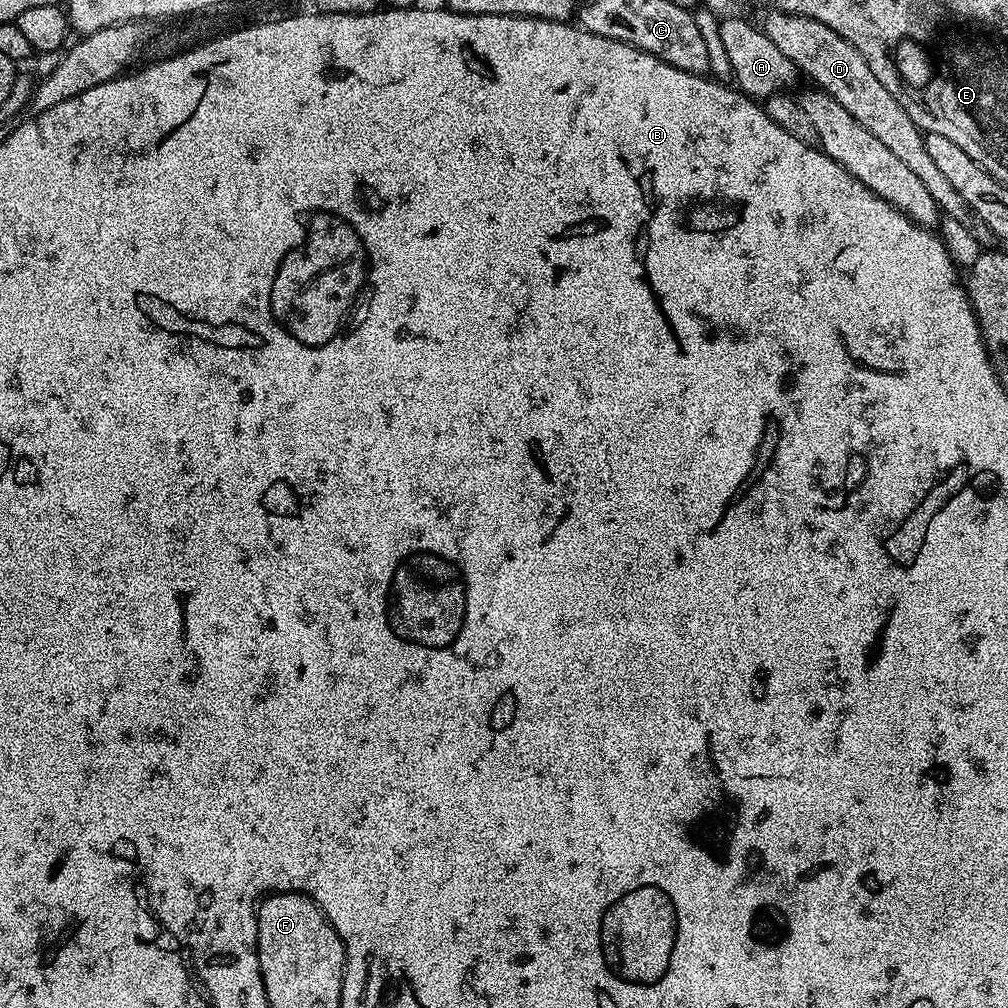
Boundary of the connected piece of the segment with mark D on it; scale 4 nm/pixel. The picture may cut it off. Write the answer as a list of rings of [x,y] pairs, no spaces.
[[[775,10],[767,14],[769,16],[762,23],[762,31],[770,37],[774,46],[778,46],[778,50],[782,50],[782,54],[786,54],[786,58],[790,58],[803,75],[805,72],[817,89],[832,95],[847,113],[852,114],[866,130],[879,138],[923,182],[926,190],[930,190],[930,198],[934,198],[941,213],[966,226],[966,230],[974,234],[980,245],[991,245],[988,243],[993,243],[994,237],[990,229],[973,214],[966,202],[962,202],[962,194],[958,194],[958,190],[950,186],[950,181],[941,174],[938,166],[934,166],[930,154],[926,154],[925,133],[912,121],[910,114],[906,114],[906,110],[898,106],[894,94],[890,94],[890,90],[886,90],[886,86],[882,86],[882,82],[874,78],[874,70],[866,66],[866,58],[858,54],[853,44],[846,42],[846,38],[839,36],[830,26],[812,18],[791,16]]]

